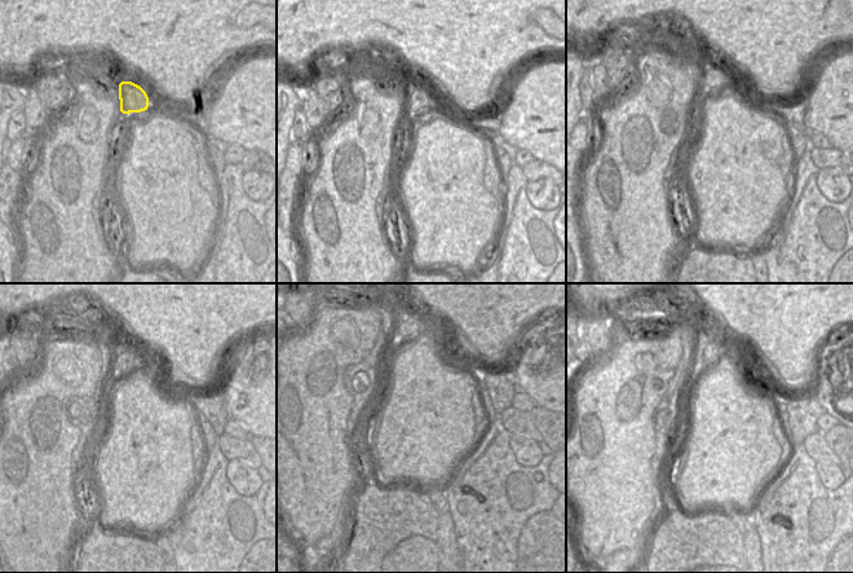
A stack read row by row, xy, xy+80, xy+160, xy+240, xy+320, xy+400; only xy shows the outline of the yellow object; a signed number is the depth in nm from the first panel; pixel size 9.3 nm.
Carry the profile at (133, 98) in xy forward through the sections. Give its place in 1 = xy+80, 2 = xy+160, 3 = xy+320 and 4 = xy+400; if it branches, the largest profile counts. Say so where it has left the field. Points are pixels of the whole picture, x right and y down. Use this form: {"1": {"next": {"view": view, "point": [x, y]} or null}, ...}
{"1": {"next": {"view": "xy+80", "point": [419, 98]}}, "2": {"next": {"view": "xy+160", "point": [714, 78]}}, "3": {"next": {"view": "xy+320", "point": [416, 357]}}, "4": {"next": {"view": "xy+400", "point": [712, 351]}}}

